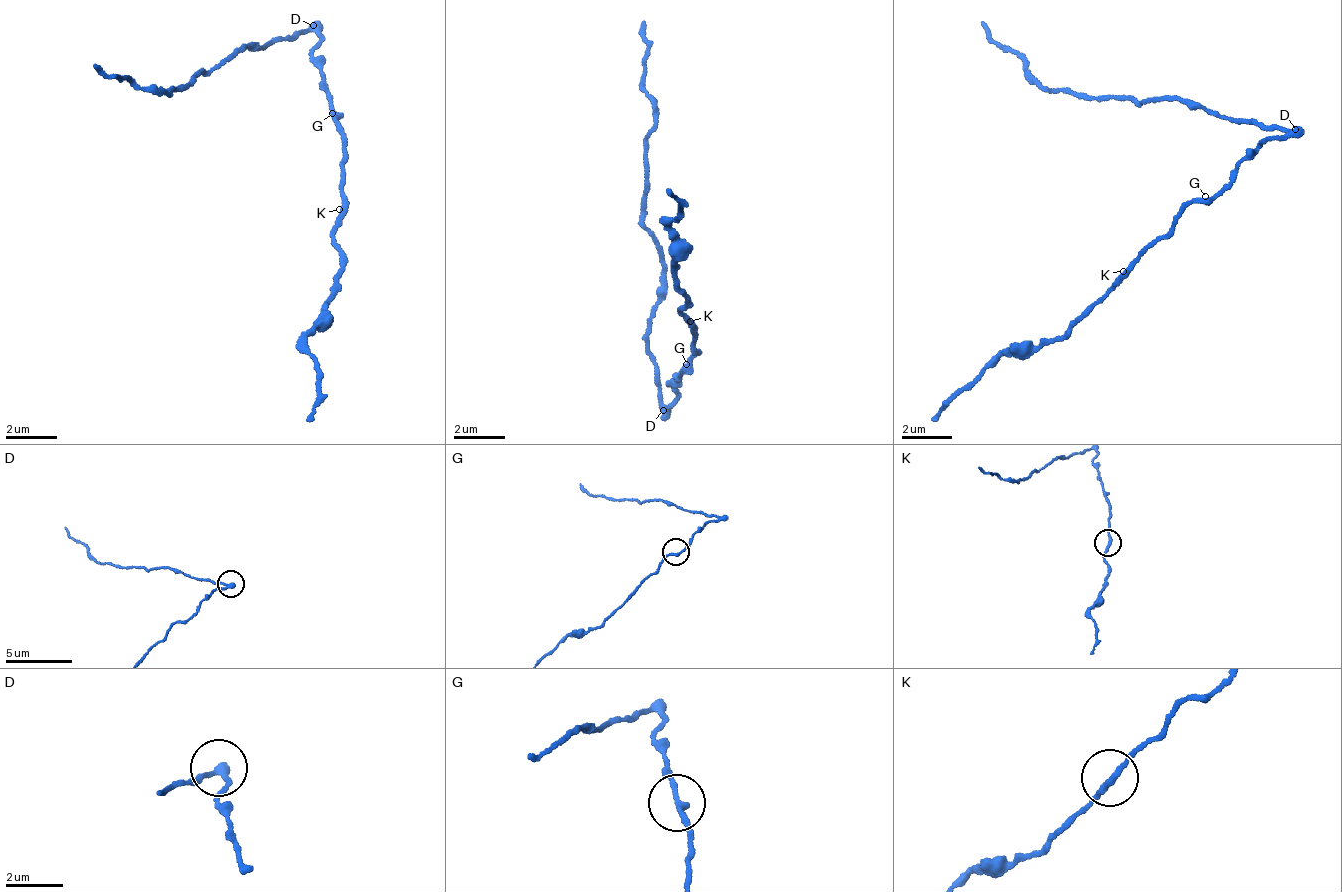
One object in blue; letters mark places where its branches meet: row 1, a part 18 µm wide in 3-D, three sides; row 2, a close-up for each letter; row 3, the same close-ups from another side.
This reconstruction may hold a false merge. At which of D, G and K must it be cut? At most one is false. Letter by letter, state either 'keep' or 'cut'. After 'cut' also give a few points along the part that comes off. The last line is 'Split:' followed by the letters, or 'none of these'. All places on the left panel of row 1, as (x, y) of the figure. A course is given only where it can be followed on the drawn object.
D: cut; foreign part runs (314, 27), (232, 55), (161, 94), (127, 79), (109, 76), (92, 65)
G: keep
K: keep
Split: D

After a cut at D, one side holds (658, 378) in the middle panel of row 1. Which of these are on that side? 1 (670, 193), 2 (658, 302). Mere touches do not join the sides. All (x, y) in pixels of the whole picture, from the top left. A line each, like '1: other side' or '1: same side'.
1: other side
2: same side

